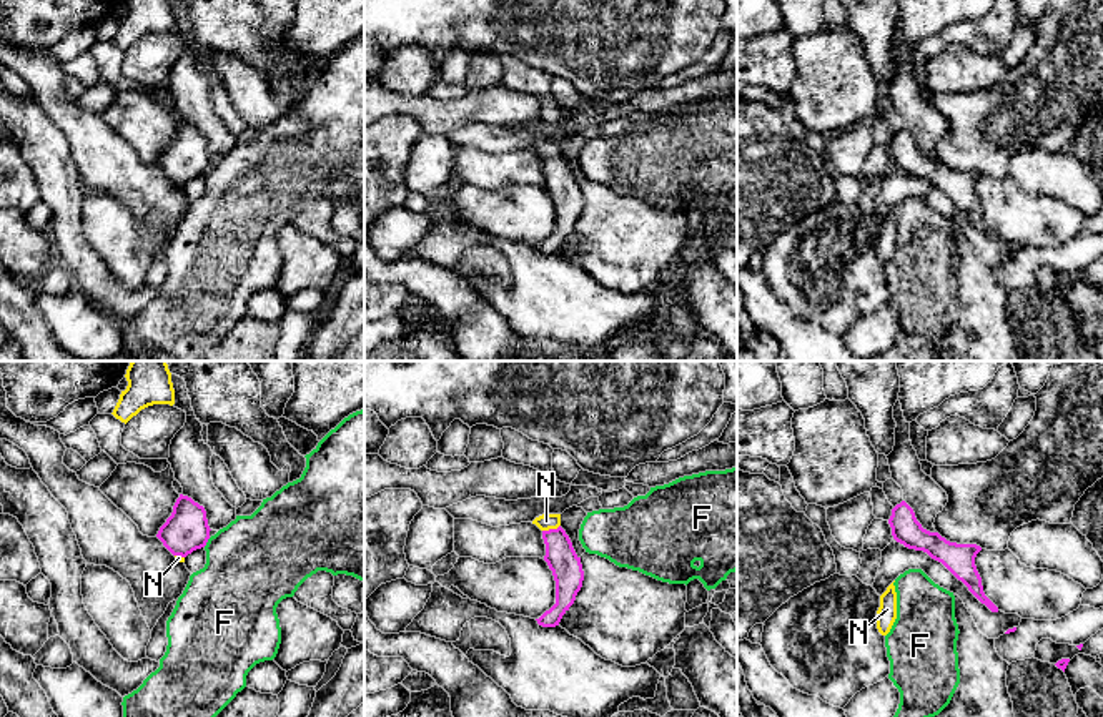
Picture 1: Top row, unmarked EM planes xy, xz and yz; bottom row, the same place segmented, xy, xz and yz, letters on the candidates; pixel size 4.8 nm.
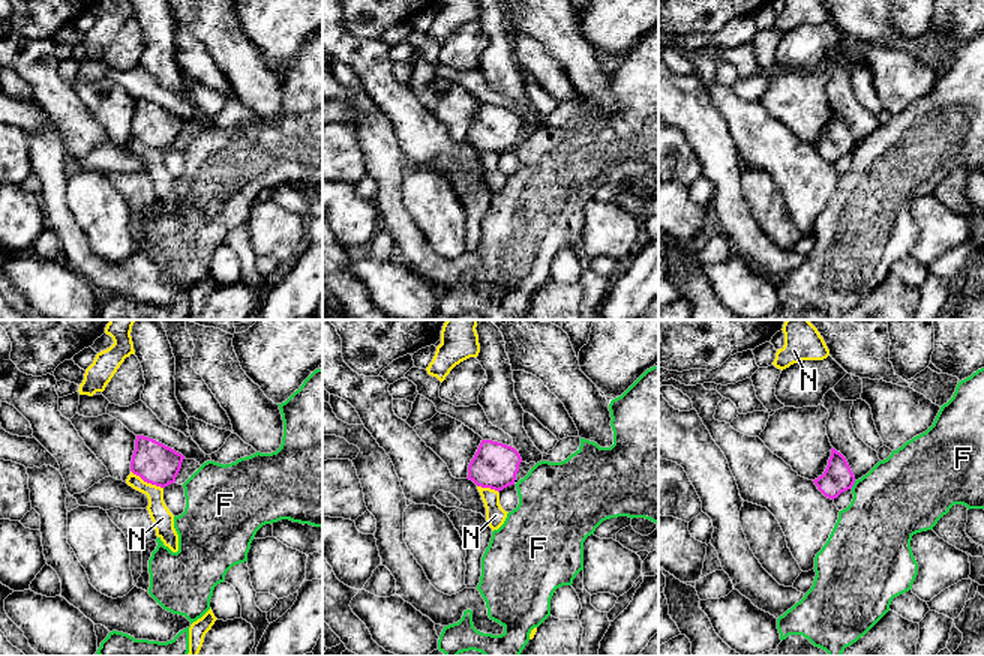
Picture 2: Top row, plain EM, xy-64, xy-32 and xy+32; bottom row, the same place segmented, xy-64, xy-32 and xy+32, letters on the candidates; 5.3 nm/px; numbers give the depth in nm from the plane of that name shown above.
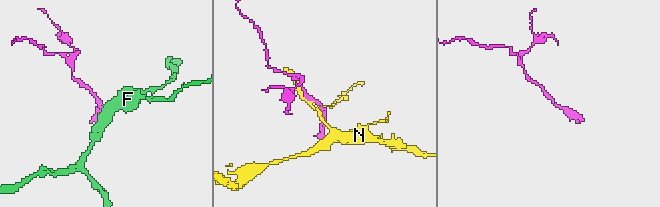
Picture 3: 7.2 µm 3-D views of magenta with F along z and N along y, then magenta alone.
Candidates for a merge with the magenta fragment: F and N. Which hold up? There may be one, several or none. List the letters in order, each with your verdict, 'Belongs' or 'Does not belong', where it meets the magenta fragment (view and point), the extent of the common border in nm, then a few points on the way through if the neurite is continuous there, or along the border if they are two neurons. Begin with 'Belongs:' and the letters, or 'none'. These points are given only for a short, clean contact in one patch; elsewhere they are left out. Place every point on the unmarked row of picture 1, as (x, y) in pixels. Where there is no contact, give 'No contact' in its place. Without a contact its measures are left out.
Belongs: none
F: Does not belong. Touches magenta at xy (207, 168). Shared border 60 nm. Boundary: xy (210, 165), (203, 173)
N: Does not belong. Touches magenta at xz (551, 157). Shared border 90 nm

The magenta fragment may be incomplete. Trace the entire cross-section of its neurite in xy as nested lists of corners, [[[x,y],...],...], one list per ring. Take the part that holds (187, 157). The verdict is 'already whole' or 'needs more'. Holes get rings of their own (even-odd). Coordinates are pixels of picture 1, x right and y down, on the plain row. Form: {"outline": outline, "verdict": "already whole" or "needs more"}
{"outline": [[[180,121],[171,143],[160,155],[156,165],[173,183],[186,185],[206,173],[210,158],[205,135]]], "verdict": "already whole"}

